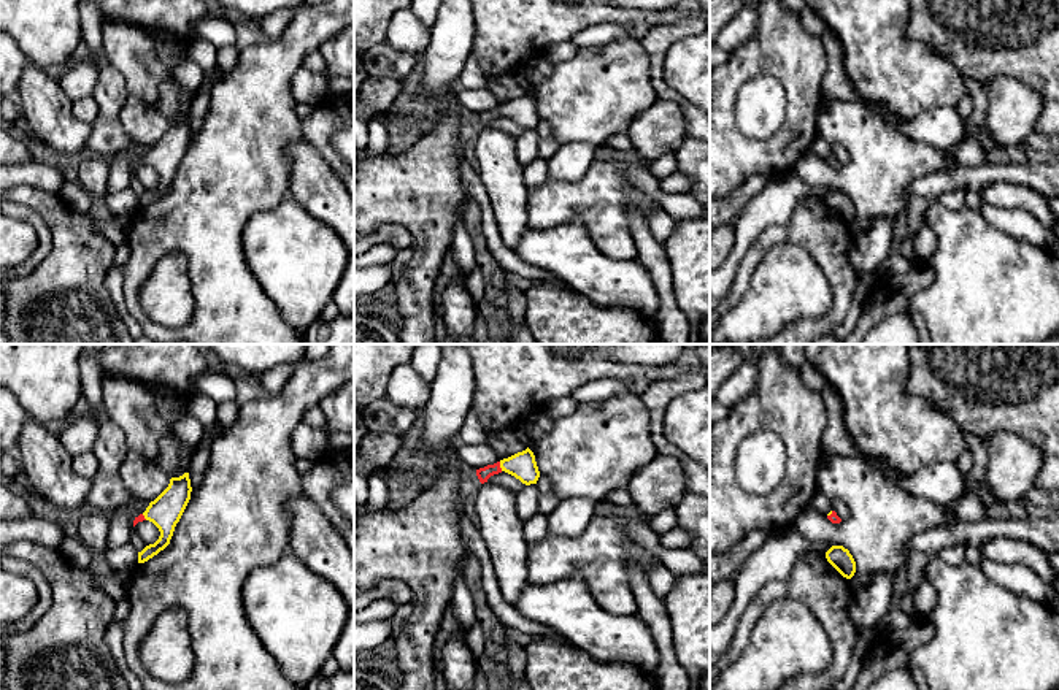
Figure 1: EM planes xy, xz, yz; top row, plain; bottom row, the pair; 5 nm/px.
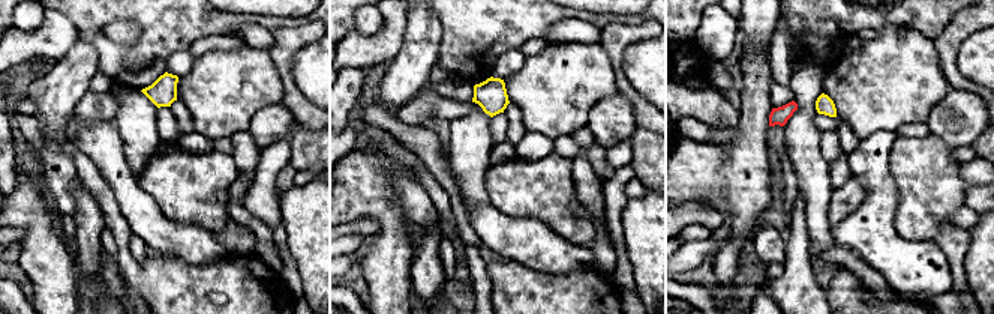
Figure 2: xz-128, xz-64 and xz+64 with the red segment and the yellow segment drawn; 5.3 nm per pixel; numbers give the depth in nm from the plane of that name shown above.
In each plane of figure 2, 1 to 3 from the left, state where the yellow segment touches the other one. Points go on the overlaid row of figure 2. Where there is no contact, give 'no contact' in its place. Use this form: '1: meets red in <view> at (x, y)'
1: no contact
2: no contact
3: no contact

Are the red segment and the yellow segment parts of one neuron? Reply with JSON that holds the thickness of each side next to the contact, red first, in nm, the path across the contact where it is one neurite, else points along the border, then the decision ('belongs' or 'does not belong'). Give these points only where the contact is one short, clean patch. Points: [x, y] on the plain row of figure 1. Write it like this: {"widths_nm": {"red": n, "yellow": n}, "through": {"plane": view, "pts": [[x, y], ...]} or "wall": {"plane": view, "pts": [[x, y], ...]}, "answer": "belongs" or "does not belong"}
{"widths_nm": {"red": 70, "yellow": 140}, "through": {"plane": "xz", "pts": [[485, 118], [499, 111], [521, 110]]}, "answer": "belongs"}

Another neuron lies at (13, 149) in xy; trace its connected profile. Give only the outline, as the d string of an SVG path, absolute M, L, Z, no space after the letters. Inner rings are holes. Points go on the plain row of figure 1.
M0 122L0 163L29 163L32 160L30 149L14 127Z

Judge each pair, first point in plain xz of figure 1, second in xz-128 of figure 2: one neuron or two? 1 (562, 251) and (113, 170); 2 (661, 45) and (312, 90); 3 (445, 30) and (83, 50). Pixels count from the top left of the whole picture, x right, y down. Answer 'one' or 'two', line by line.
1: one
2: two
3: one

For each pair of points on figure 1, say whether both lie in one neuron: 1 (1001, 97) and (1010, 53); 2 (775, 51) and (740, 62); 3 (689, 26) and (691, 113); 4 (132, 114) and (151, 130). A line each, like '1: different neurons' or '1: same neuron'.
1: different neurons
2: same neuron
3: same neuron
4: same neuron

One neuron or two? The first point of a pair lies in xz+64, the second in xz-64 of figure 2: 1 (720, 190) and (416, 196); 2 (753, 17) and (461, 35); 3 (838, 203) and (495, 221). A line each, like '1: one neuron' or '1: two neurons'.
1: two neurons
2: two neurons
3: two neurons

